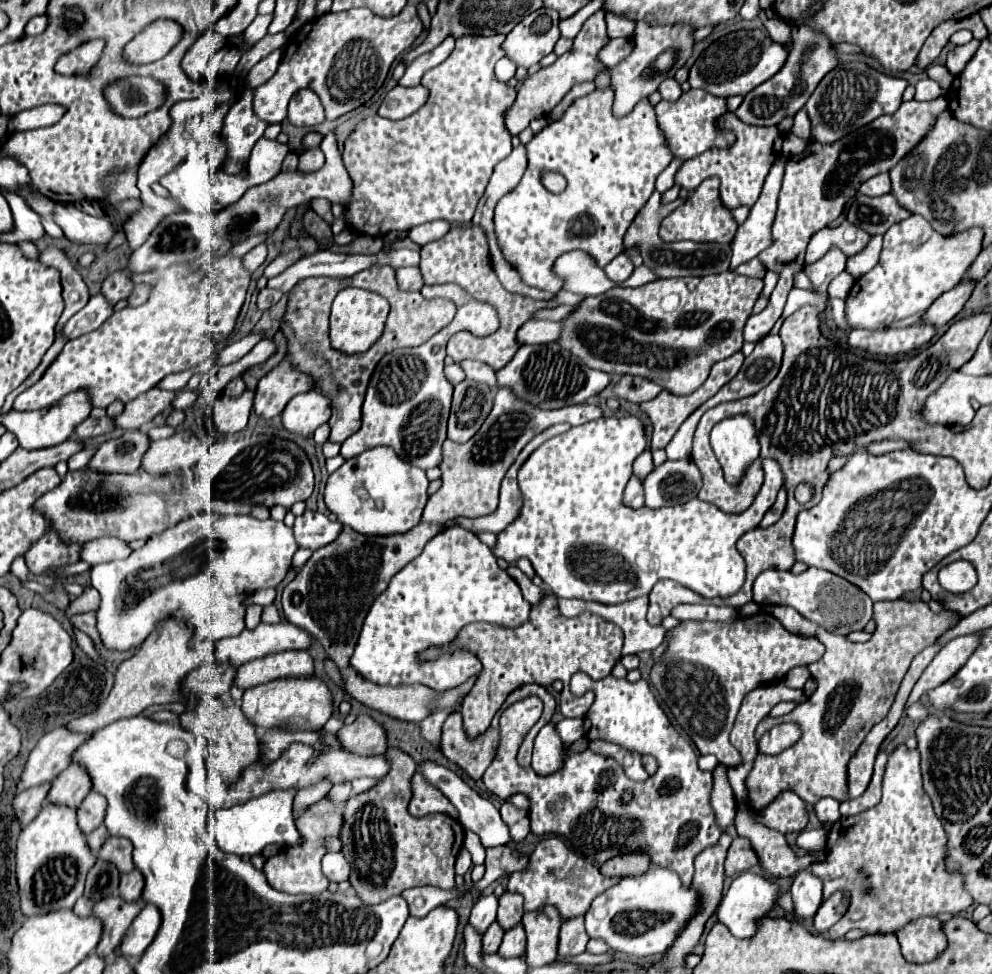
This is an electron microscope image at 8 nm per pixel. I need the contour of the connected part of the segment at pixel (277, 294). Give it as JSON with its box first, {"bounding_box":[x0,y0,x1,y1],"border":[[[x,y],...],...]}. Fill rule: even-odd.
{"bounding_box":[258,288,282,310],"border":[[[264,288],[258,294],[258,308],[260,310],[268,310],[272,304],[276,304],[282,298],[280,290],[272,290],[272,288]]]}

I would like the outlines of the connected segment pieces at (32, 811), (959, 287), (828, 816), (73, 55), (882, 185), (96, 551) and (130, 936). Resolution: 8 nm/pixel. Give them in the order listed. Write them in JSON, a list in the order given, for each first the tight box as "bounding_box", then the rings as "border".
[{"bounding_box":[14,784,50,826],"border":[[[40,784],[40,786],[24,790],[16,796],[14,810],[16,810],[16,818],[20,818],[22,826],[26,826],[26,822],[32,822],[32,818],[36,818],[42,804],[46,802],[48,790],[50,790],[50,784]]]},{"bounding_box":[922,278,974,328],"border":[[[964,278],[960,284],[956,284],[952,290],[944,292],[930,308],[928,314],[922,318],[922,322],[932,322],[936,328],[944,326],[946,322],[950,322],[956,314],[960,314],[960,310],[964,308],[964,304],[968,302],[970,294],[974,290],[974,282],[970,278]]]},{"bounding_box":[816,798,840,828],"border":[[[822,798],[816,806],[816,816],[820,822],[824,822],[824,828],[830,828],[838,818],[840,818],[840,812],[838,812],[838,802],[834,798]]]},{"bounding_box":[54,40,104,75],"border":[[[94,40],[94,42],[86,42],[80,48],[74,48],[72,52],[66,52],[54,67],[58,74],[78,75],[86,74],[100,58],[104,50],[104,40]]]},{"bounding_box":[860,174,890,196],"border":[[[880,174],[880,176],[874,176],[870,180],[866,180],[862,186],[860,186],[860,192],[864,196],[884,196],[890,192],[890,176],[888,174]]]},{"bounding_box":[82,536,132,566],"border":[[[108,536],[108,538],[96,538],[96,540],[88,542],[88,546],[84,546],[84,550],[82,550],[82,560],[86,560],[90,566],[96,566],[102,562],[128,558],[130,552],[132,550],[130,550],[128,542]]]},{"bounding_box":[122,904,162,956],"border":[[[146,904],[144,910],[140,910],[140,914],[134,918],[134,922],[130,924],[124,940],[122,940],[122,954],[124,956],[140,956],[148,944],[154,940],[158,928],[160,928],[162,916],[160,910],[154,904]]]}]

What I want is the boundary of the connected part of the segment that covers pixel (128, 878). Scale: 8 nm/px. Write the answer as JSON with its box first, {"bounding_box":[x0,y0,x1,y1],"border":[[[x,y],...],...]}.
{"bounding_box":[118,868,144,902],"border":[[[134,868],[132,872],[126,872],[120,876],[120,888],[118,888],[118,894],[128,900],[128,902],[134,902],[142,896],[142,888],[144,888],[144,876],[140,874],[138,868]]]}

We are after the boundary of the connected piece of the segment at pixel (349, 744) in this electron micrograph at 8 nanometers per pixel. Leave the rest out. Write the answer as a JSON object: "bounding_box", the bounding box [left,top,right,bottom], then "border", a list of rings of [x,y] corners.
{"bounding_box":[338,712,388,754],"border":[[[366,712],[360,714],[350,726],[338,732],[344,750],[352,754],[384,754],[388,750],[388,736],[382,724],[378,724]]]}

